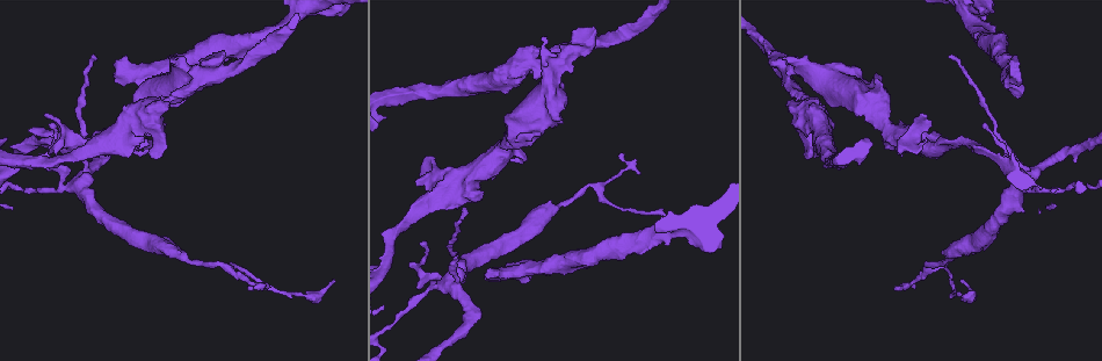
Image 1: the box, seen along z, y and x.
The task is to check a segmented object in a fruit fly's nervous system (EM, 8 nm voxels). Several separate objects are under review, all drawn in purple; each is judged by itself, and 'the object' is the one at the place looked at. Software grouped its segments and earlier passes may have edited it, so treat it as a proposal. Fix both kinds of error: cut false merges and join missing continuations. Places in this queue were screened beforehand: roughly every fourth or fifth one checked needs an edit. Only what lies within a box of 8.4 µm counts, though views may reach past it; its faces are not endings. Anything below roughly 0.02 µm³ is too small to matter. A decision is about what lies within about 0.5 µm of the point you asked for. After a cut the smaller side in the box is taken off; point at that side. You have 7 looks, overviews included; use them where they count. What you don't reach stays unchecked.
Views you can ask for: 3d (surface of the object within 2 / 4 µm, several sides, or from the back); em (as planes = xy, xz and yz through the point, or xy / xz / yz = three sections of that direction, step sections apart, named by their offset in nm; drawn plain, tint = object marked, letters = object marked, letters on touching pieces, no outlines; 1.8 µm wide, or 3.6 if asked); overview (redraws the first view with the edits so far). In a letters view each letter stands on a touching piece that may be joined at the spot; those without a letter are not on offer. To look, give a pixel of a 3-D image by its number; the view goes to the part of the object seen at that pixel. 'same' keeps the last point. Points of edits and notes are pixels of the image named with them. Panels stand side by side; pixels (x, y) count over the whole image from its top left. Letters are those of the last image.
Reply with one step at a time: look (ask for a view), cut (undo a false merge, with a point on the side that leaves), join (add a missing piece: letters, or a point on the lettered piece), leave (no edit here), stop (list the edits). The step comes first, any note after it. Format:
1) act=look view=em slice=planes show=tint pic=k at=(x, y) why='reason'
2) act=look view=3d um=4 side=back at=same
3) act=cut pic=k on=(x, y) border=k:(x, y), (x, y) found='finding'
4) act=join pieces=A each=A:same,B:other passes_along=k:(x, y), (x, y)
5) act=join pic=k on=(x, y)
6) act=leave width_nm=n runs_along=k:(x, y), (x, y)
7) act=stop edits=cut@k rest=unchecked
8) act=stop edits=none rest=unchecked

act=look view=em slice=xz step=4 show=letters pic=1 at=(556, 126) why='thick end'

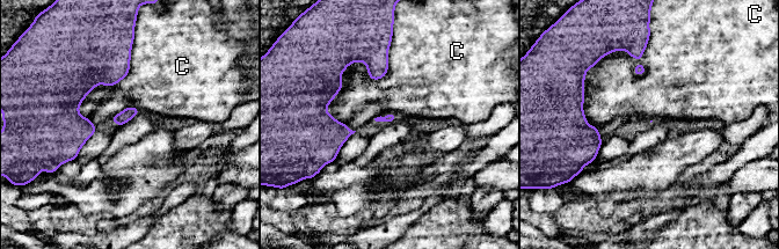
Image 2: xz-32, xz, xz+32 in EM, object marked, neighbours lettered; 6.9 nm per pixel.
act=look view=em slice=planes show=letters at=same why='another direction'

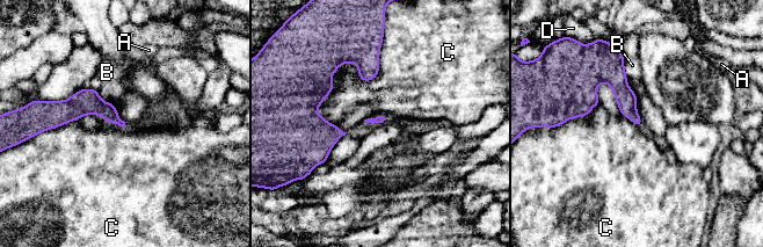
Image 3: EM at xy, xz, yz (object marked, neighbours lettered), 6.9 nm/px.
act=leave each=A:other,B:other,C:other,D:other runs_along=3:(619, 56), (572, 109) found='none of them fits'

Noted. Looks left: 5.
act=look view=em slice=planes show=tint pic=1 at=(462, 189) why='three arms meet'

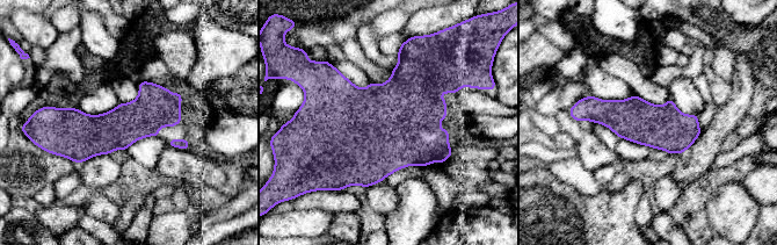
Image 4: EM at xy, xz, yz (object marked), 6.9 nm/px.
act=look view=em slice=planes show=letters at=same

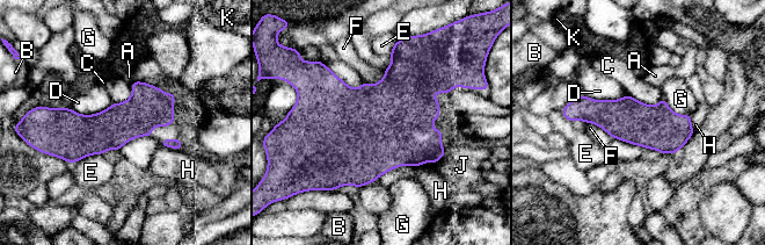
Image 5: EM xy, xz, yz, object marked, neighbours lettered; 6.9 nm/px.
act=leave each=A:other,B:other,C:other,D:other,E:other,F:other,G:other,H:other,J:other,K:other border=5:(628, 94), (649, 105), (662, 98) found='continuous, no second neuron'

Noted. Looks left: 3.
act=look view=em slice=yz step=8 show=tint pic=1 at=(416, 296) why='sudden change in width'

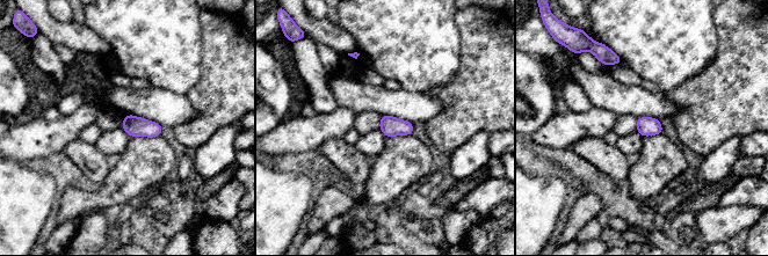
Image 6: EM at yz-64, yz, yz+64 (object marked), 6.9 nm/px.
act=look view=em slice=planes show=letters at=same

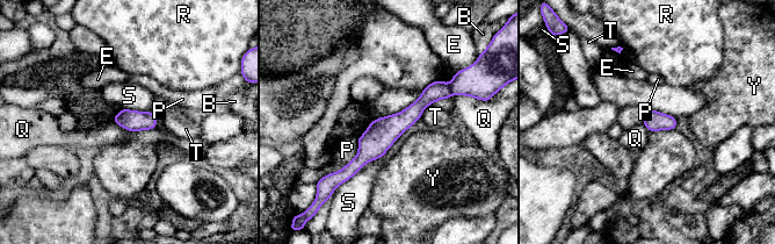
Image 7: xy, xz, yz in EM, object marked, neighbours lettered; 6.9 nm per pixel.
act=cut pic=7 on=(437, 90) each=B:other,E:other,P:other,Q:other,R:other,S:other,T:other,Y:other part_leaving=7:(446, 87), (345, 174) found='a second neuron is stuck on'

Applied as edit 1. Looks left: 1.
act=stop edits=cut@7 rest=unchecked

